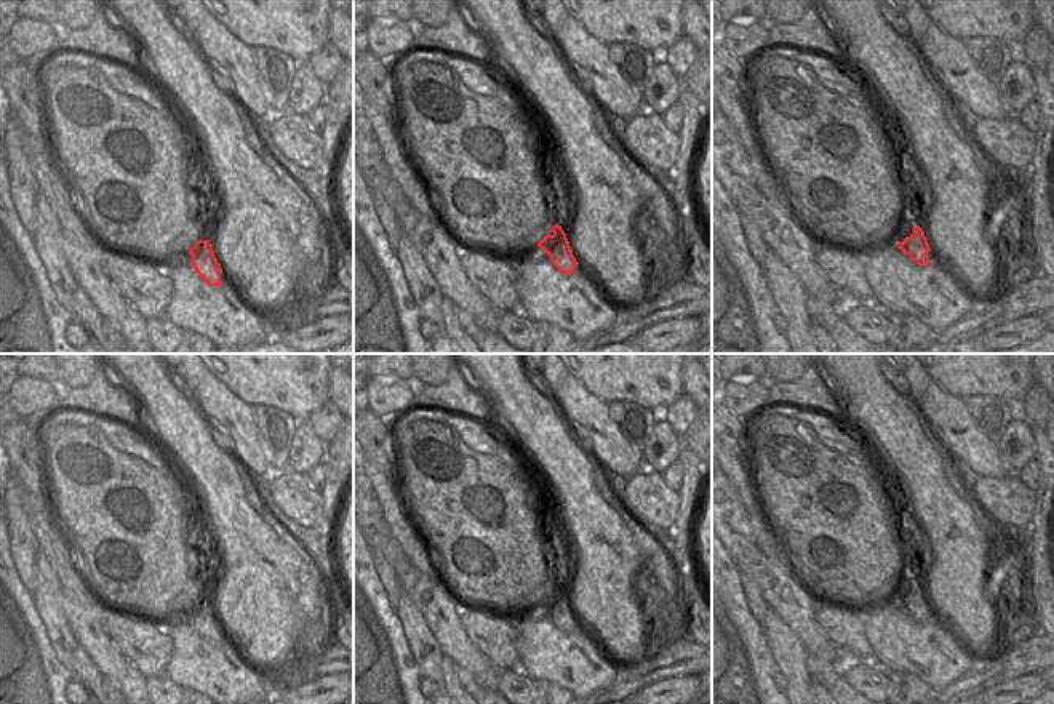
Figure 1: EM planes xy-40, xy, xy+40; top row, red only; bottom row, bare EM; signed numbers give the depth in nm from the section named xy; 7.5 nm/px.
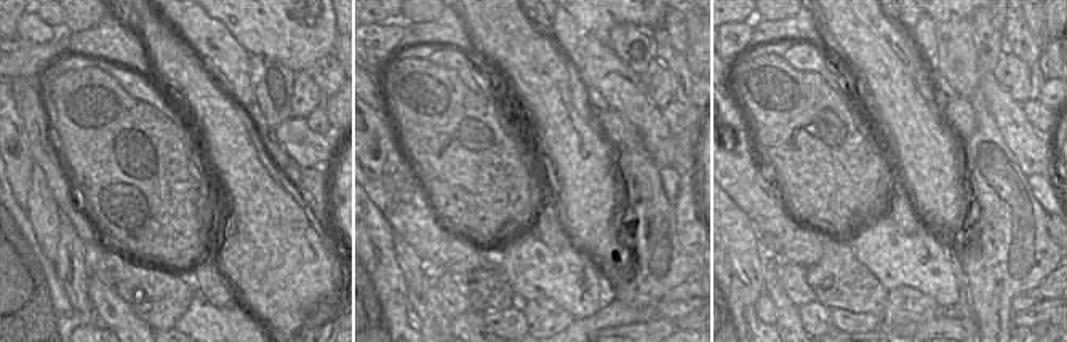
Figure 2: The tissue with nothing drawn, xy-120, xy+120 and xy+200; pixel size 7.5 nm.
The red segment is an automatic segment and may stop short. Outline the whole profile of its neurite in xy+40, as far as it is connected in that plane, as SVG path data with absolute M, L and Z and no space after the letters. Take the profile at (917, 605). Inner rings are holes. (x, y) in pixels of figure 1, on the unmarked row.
M900 573L891 594L894 594L900 600L899 608L908 613L910 618L915 619L918 624L931 622L928 614L928 611L931 610L928 597L912 574Z

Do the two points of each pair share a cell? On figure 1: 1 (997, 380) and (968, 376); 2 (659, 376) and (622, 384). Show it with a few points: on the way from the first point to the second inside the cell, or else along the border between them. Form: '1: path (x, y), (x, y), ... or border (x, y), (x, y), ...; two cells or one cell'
1: path (990, 376), (974, 376); one cell
2: path (650, 376), (632, 376); one cell

